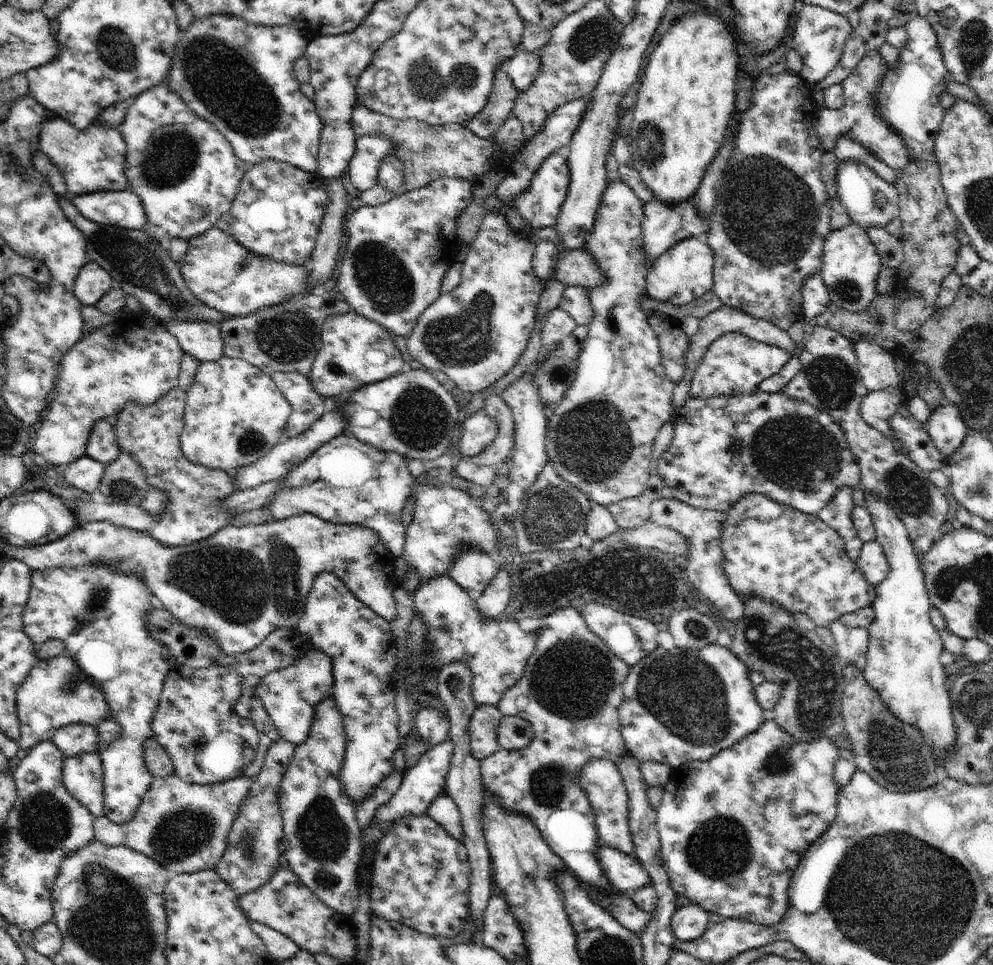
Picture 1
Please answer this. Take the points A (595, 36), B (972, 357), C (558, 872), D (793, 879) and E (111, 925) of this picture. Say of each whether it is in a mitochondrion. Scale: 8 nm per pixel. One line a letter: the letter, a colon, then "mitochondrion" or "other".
A: mitochondrion
B: mitochondrion
C: other
D: other
E: mitochondrion

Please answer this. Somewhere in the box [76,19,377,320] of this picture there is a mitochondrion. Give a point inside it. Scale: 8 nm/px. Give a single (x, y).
(219, 78)

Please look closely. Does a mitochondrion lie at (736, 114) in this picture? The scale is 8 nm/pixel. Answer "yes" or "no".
no

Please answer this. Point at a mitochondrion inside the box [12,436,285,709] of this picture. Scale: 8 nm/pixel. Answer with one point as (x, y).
(99, 596)

